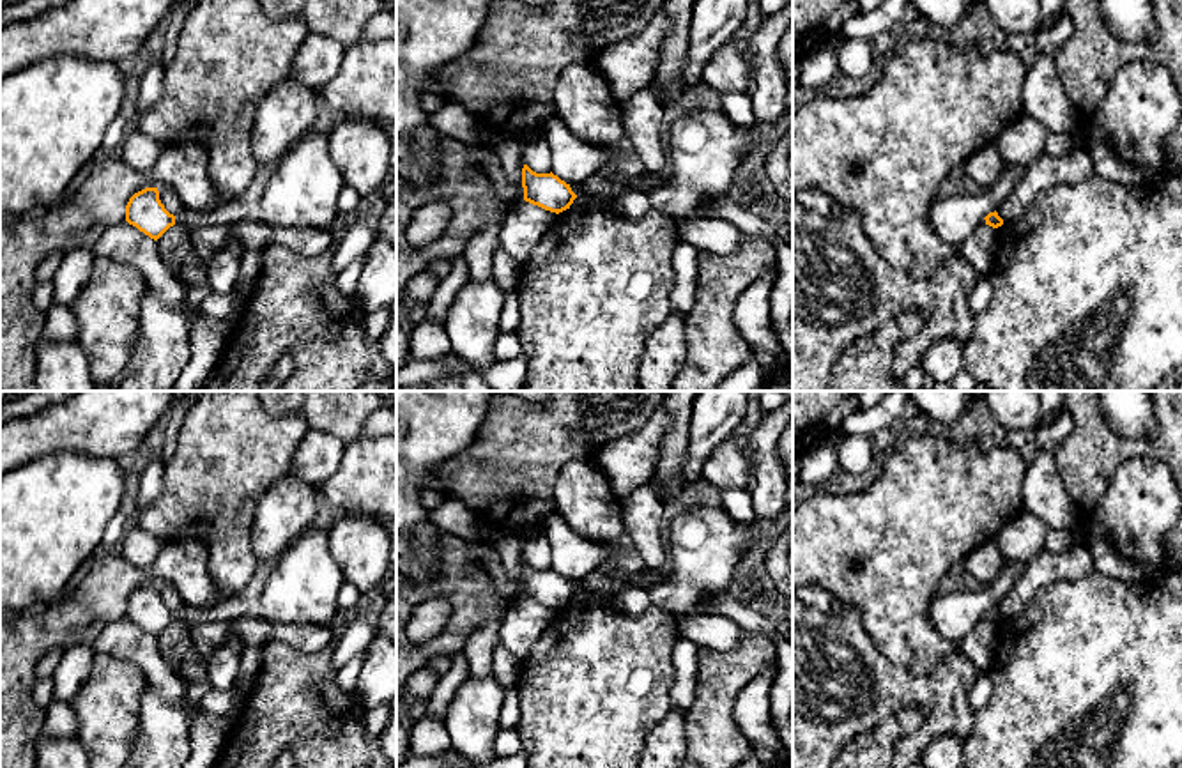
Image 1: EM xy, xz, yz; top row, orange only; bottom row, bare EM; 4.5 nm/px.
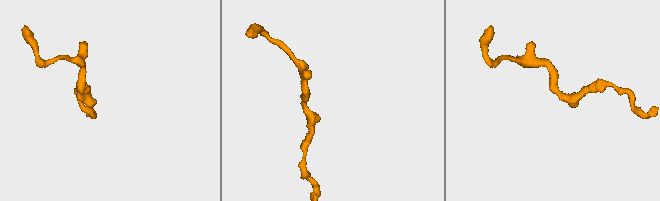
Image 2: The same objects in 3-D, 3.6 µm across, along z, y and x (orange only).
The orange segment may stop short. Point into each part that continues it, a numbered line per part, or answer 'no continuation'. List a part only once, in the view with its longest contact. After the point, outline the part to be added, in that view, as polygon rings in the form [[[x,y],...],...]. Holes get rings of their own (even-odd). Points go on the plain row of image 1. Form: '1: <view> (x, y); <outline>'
1: xz (598, 581); [[[596,570],[580,580],[570,580],[570,584],[577,593],[580,593],[580,591],[582,593],[607,591],[612,596],[623,589],[633,588],[633,584],[630,584],[630,582],[623,582],[623,580],[609,577],[605,573],[605,570]]]

